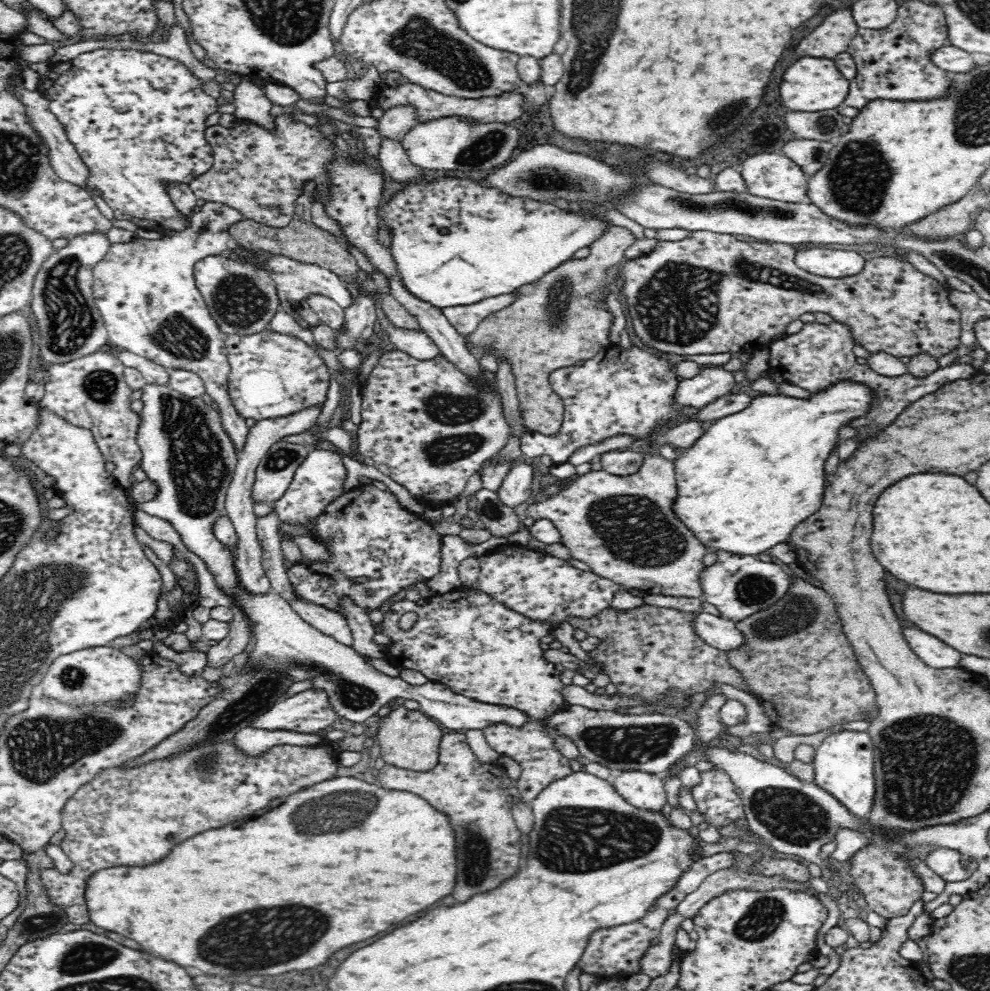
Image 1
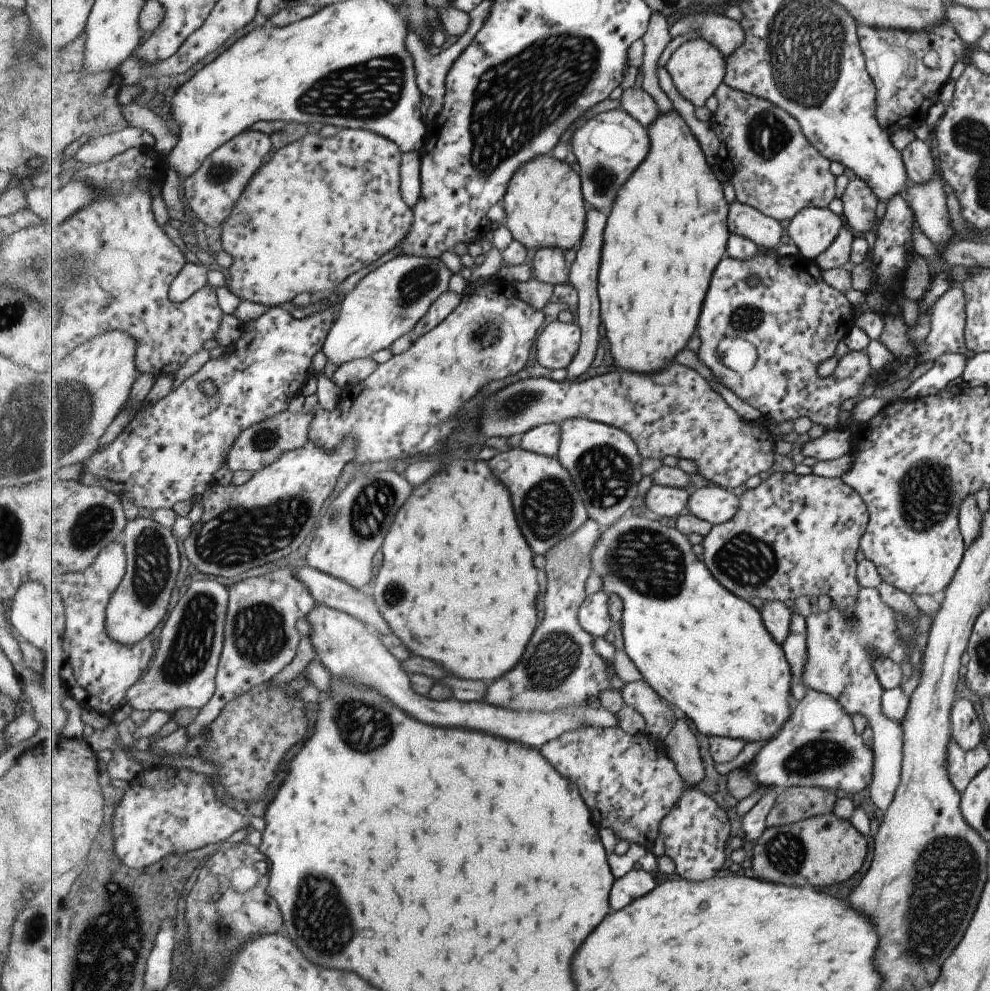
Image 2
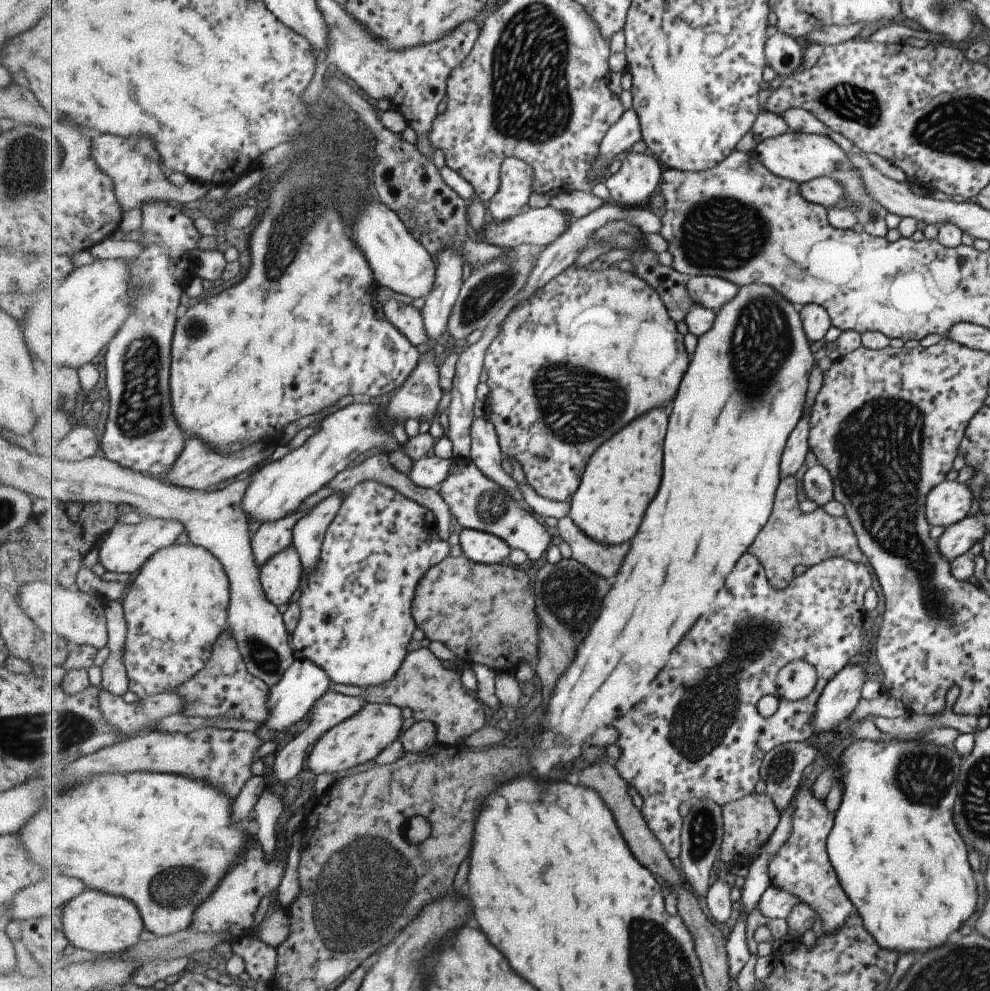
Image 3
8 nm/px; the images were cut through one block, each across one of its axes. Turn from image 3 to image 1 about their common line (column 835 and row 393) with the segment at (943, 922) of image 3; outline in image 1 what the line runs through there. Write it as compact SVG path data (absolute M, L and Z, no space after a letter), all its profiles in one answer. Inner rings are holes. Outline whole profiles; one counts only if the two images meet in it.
M840 379L819 391L811 392L809 397L804 398L788 397L782 393L774 395L752 393L748 406L745 406L739 412L715 420L714 424L711 424L706 432L698 436L692 446L682 449L678 453L674 462L677 494L674 505L672 505L674 514L678 515L680 522L694 531L695 538L698 538L703 546L706 546L708 550L714 550L714 552L721 551L729 554L756 556L760 552L767 551L771 546L788 540L792 528L796 524L800 524L802 520L806 520L808 516L818 512L818 509L822 506L826 488L824 468L826 468L826 460L830 458L832 452L835 452L839 443L842 442L840 428L849 426L852 420L866 417L872 410L872 404L874 404L874 389L864 382L852 379Z

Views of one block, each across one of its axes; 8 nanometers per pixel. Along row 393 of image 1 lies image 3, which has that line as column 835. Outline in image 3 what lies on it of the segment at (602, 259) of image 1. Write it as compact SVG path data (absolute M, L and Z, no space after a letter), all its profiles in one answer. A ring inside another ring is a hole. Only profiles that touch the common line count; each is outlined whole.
M795 476L780 481L772 517L769 518L765 530L759 534L757 542L753 544L753 550L749 550L764 564L769 582L772 582L773 588L777 590L789 588L791 581L796 577L795 568L801 564L810 567L827 558L837 558L837 556L858 561L860 557L858 551L856 533L845 515L835 518L822 507L817 507L807 514L801 512Z

